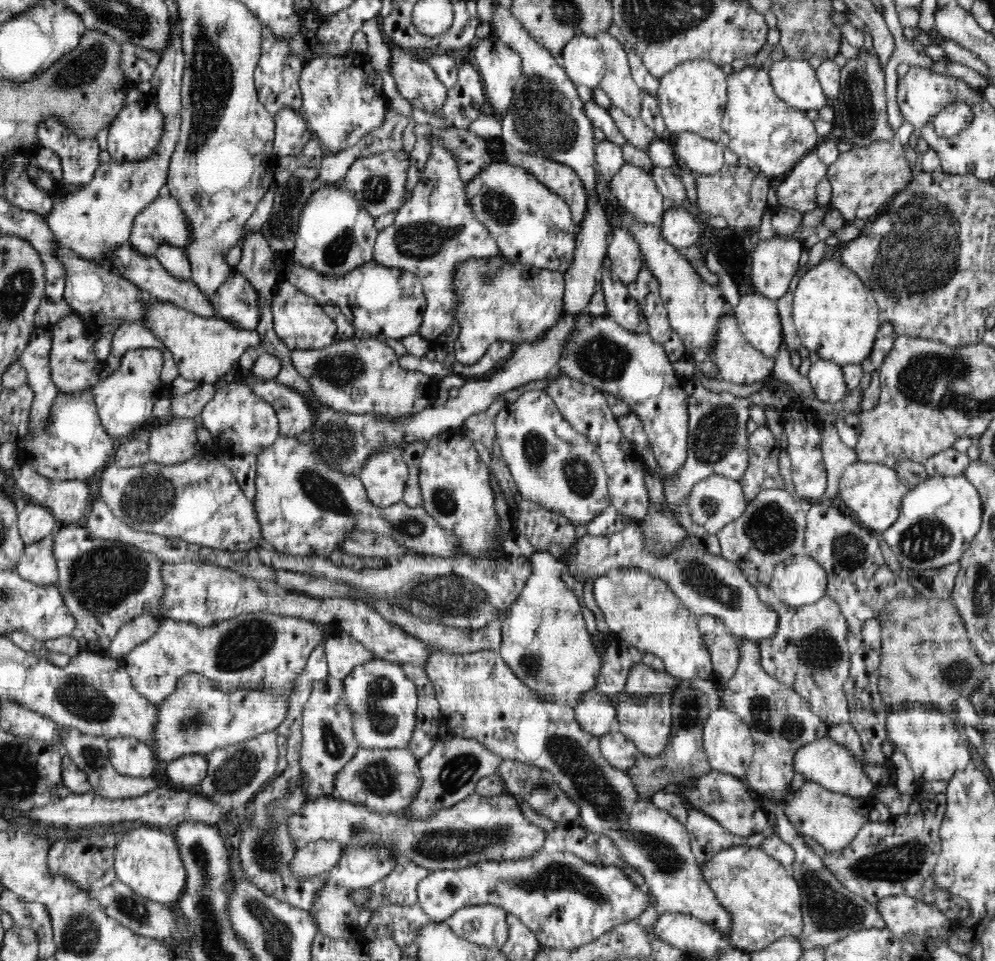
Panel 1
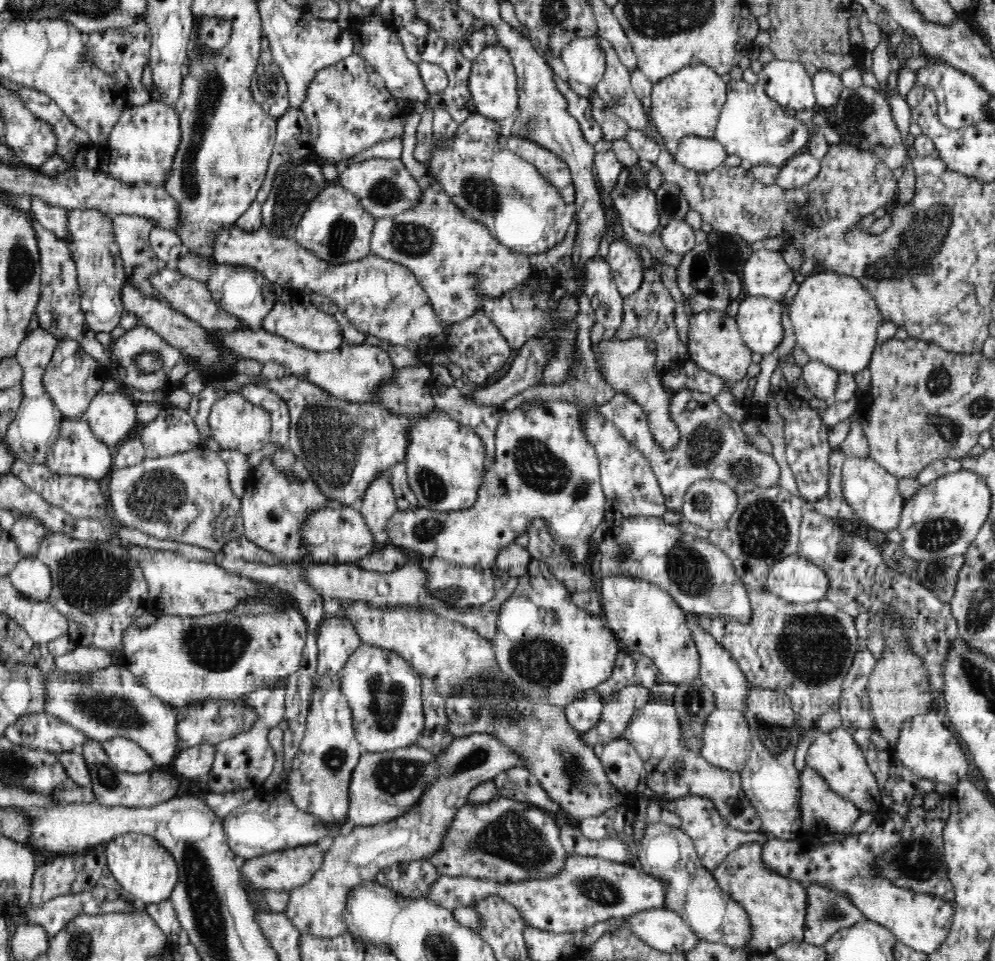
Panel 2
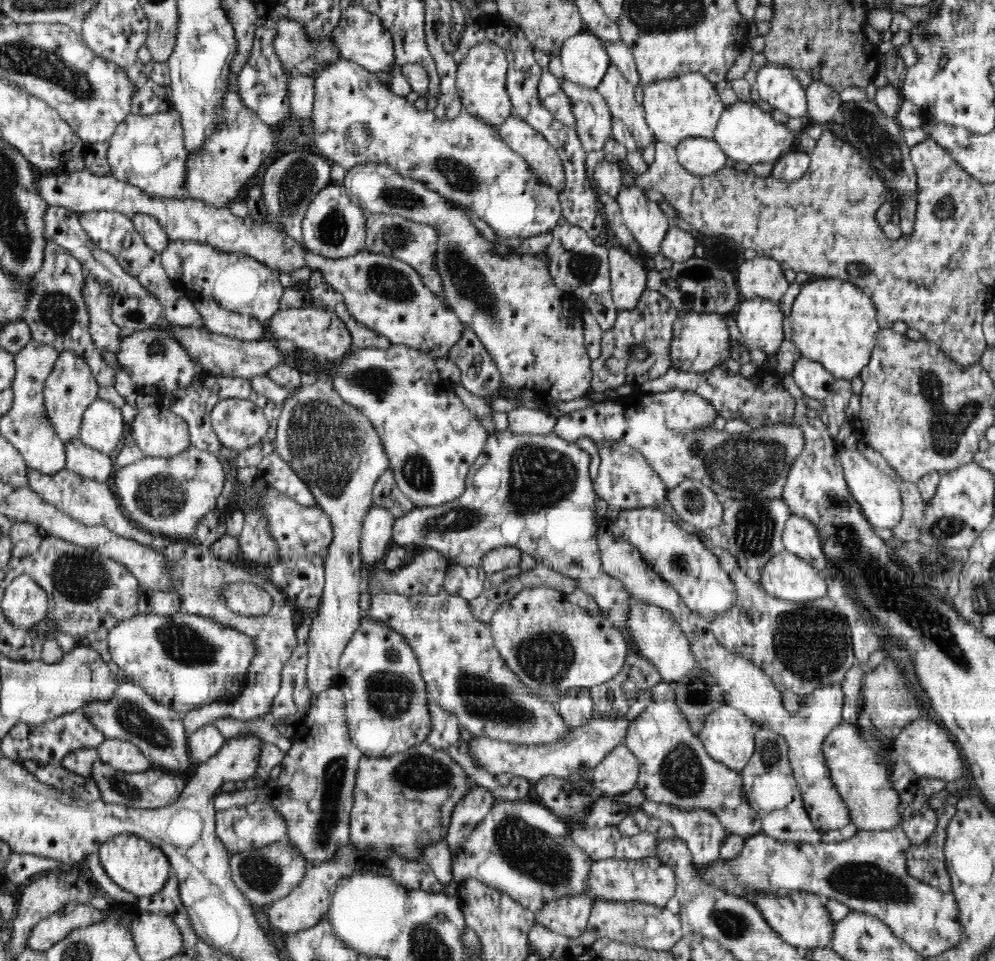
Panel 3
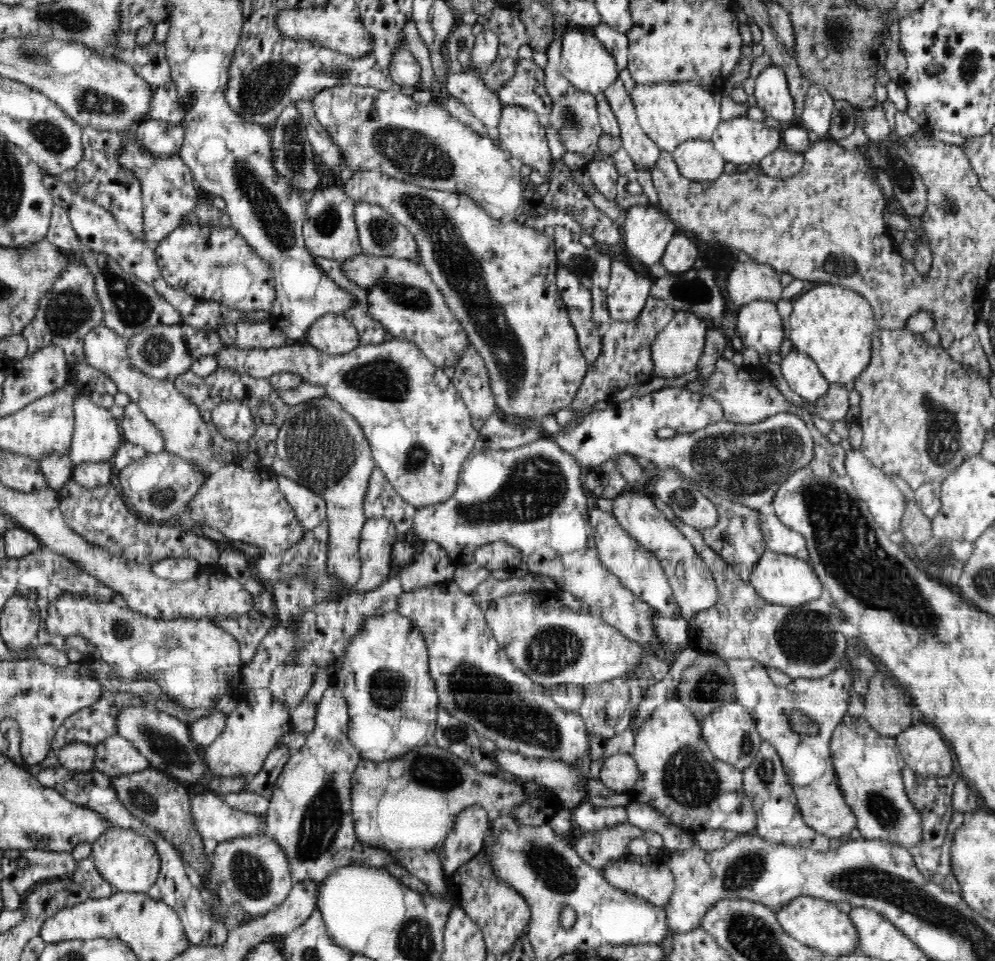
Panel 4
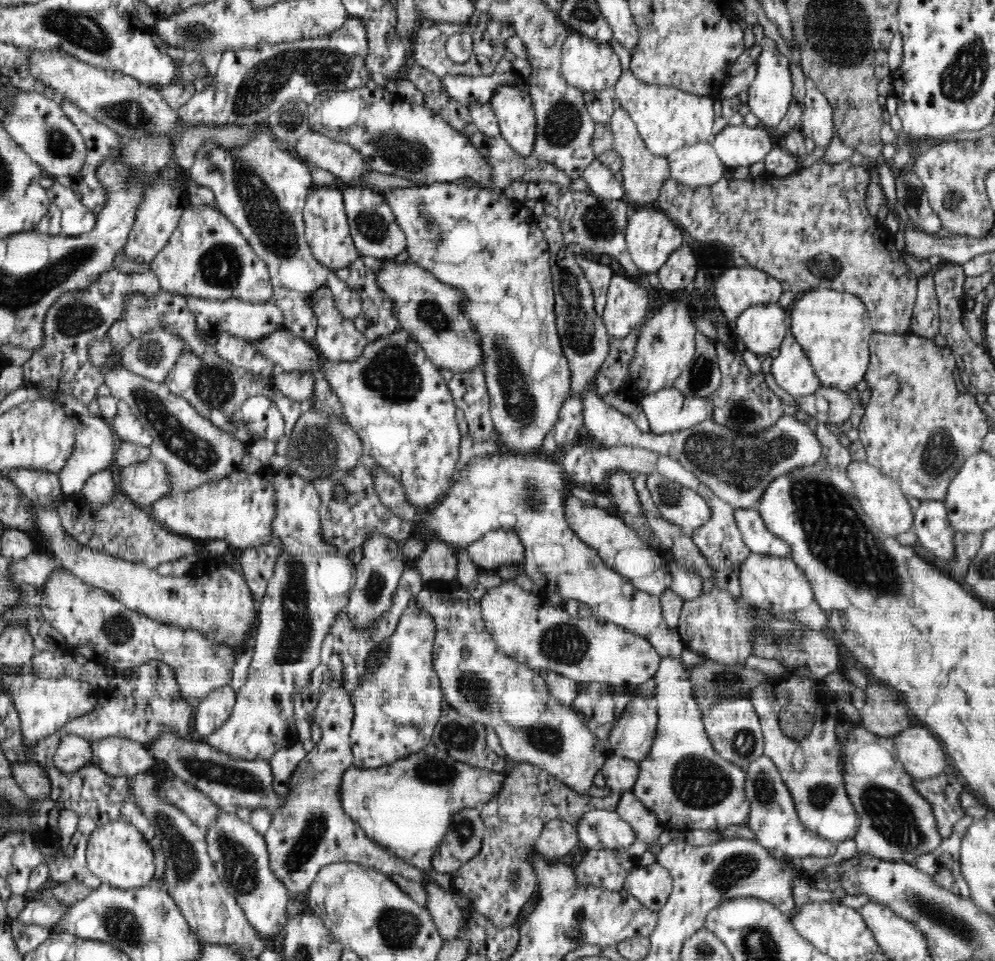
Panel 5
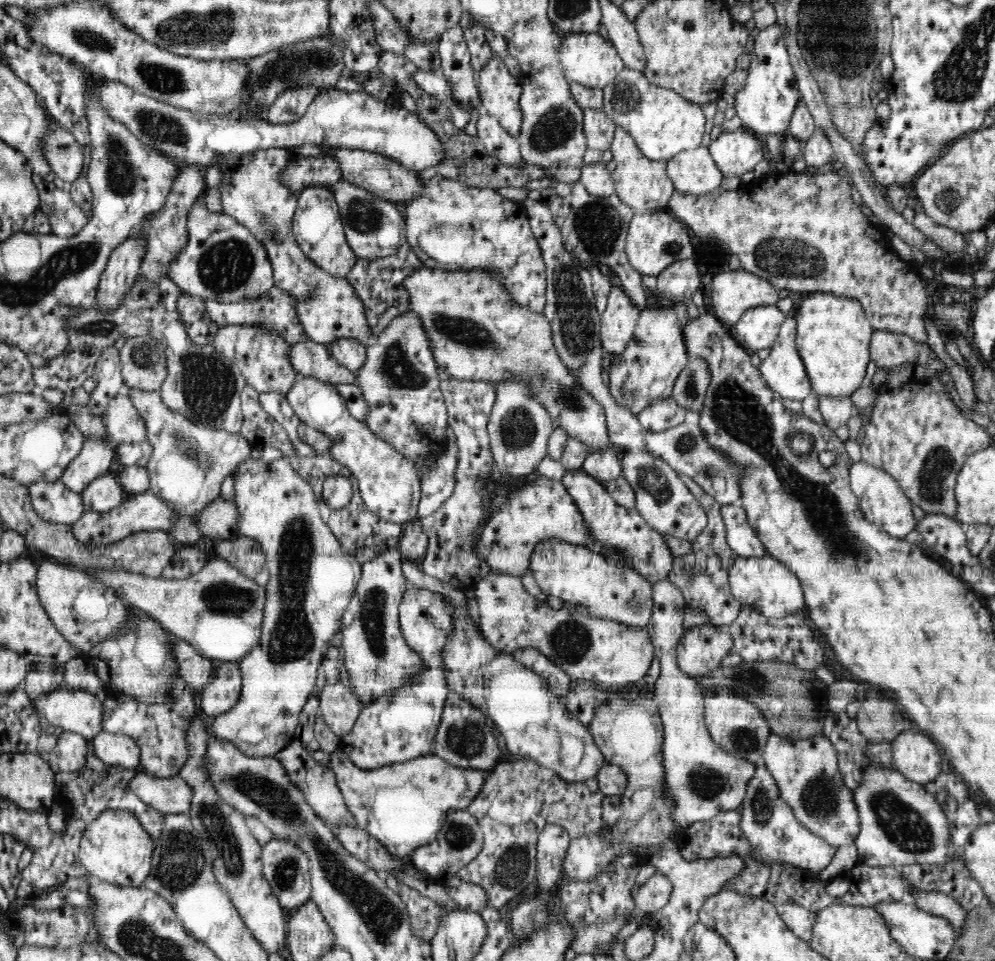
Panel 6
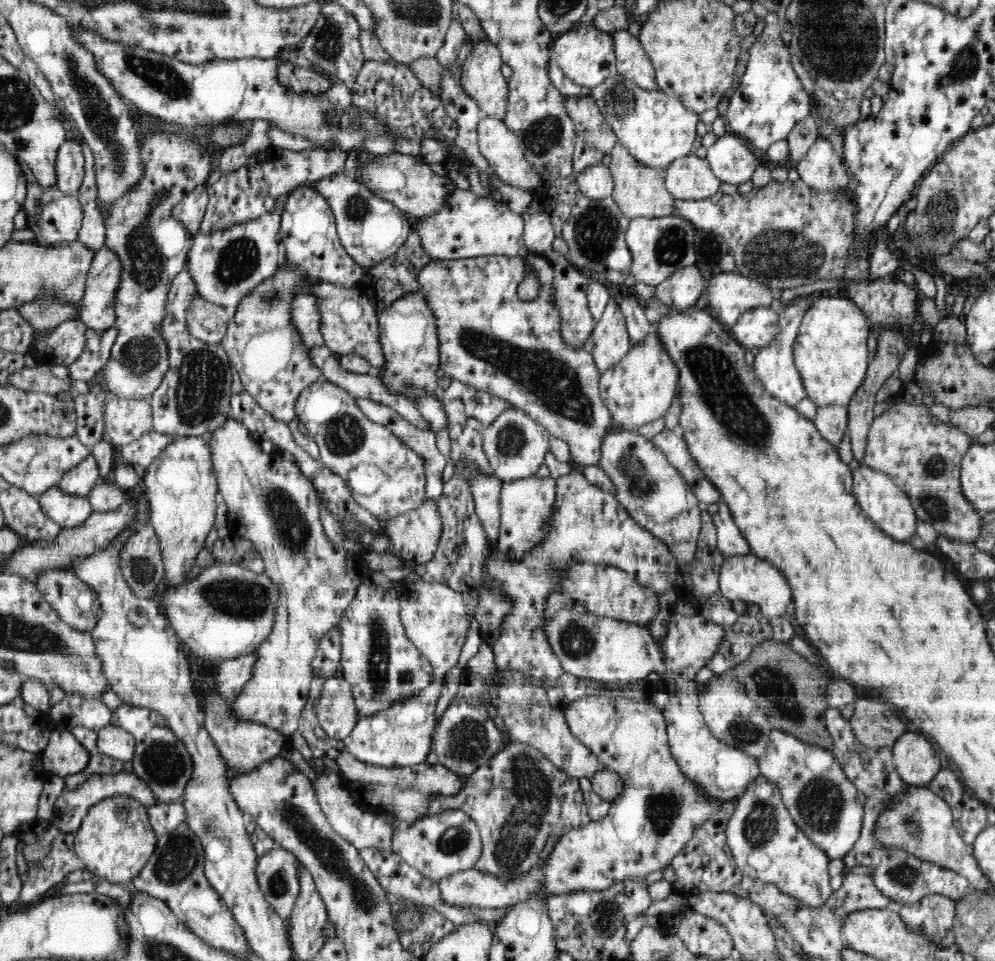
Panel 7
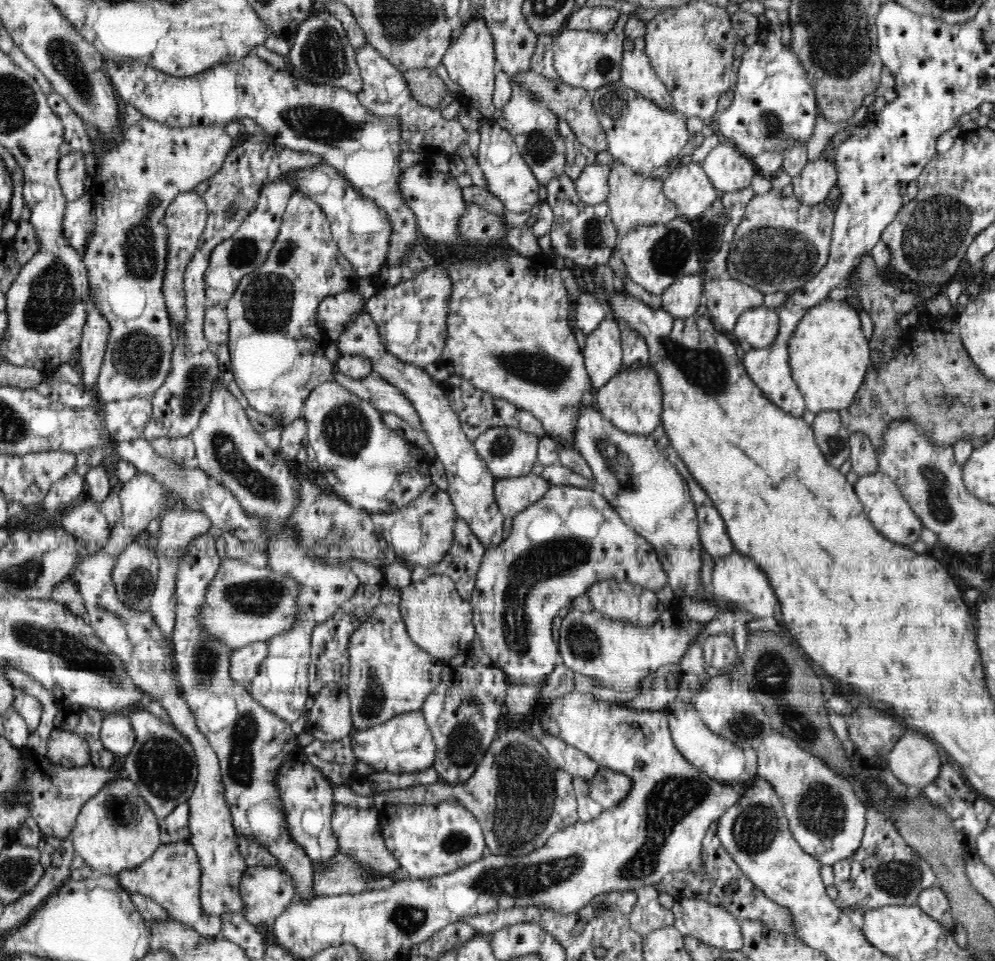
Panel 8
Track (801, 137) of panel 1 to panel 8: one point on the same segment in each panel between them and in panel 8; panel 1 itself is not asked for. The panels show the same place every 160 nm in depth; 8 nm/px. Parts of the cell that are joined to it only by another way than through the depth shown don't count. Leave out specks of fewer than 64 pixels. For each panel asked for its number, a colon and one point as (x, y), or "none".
2: (754, 127)
3: (746, 132)
4: (740, 140)
5: (736, 145)
6: (737, 152)
7: (732, 160)
8: (729, 170)

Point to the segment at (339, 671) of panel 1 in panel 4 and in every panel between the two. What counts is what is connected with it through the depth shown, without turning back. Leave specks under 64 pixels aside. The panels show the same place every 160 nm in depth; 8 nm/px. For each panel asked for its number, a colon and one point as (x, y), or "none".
2: (337, 639)
3: (333, 447)
4: (321, 446)

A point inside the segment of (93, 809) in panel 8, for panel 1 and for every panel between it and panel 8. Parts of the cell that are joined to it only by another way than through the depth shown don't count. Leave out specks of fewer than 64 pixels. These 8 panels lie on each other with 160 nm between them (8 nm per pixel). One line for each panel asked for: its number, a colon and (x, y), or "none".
1: (147, 860)
2: (143, 867)
3: (136, 865)
4: (128, 861)
5: (117, 852)
6: (115, 848)
7: (115, 840)

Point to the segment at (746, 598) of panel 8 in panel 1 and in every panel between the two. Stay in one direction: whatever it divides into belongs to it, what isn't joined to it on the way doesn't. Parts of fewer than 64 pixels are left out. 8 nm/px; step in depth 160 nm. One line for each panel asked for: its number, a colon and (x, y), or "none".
1: (799, 580)
2: (797, 580)
3: (786, 576)
4: (778, 578)
5: (775, 583)
6: (764, 583)
7: (748, 578)

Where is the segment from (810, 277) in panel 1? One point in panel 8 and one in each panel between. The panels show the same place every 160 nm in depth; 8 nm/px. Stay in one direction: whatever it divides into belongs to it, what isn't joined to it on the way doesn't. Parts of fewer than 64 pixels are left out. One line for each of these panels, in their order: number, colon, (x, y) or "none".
2: (835, 320)
3: (833, 322)
4: (834, 326)
5: (833, 328)
6: (833, 337)
7: (830, 353)
8: (829, 355)

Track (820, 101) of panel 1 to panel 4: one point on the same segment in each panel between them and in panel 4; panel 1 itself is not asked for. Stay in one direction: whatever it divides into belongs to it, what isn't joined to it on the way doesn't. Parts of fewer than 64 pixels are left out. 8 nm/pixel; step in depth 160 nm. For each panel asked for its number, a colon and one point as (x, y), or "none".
2: (787, 82)
3: (778, 86)
4: (772, 92)

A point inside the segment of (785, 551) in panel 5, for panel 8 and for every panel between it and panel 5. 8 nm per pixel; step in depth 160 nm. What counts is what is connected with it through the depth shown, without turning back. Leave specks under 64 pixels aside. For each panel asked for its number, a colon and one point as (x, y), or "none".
6: (741, 537)
7: (730, 541)
8: (714, 538)

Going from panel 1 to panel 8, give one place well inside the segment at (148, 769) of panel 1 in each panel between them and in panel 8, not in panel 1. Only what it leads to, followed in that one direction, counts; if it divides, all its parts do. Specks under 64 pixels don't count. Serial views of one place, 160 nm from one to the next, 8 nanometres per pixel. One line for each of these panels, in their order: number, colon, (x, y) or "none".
2: (125, 755)
3: (124, 756)
4: (116, 756)
5: (116, 756)
6: (122, 751)
7: (113, 741)
8: (117, 735)

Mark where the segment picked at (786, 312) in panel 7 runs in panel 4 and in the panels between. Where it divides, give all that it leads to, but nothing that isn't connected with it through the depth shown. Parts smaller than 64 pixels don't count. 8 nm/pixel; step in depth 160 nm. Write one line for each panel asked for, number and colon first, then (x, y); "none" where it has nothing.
4: (801, 373)
5: (792, 370)
6: (783, 370)

